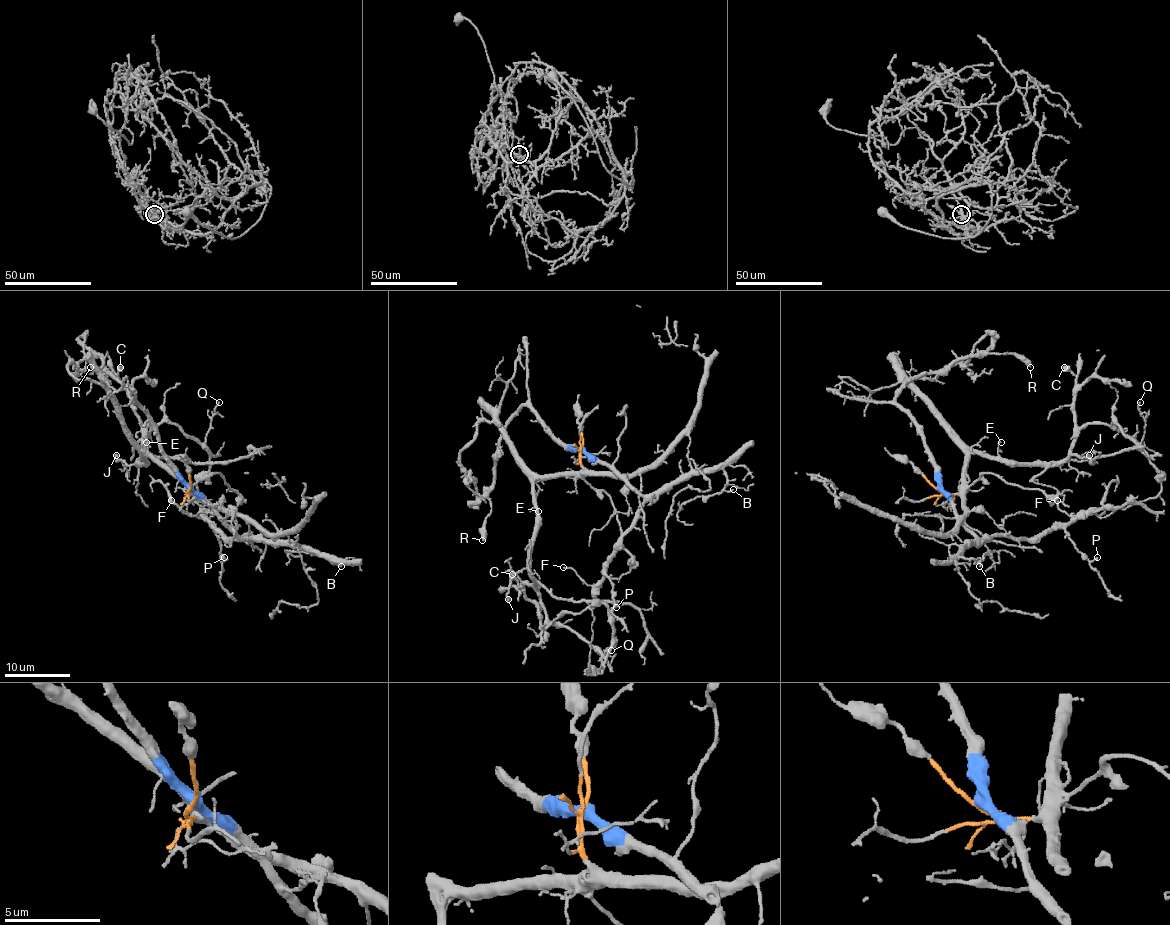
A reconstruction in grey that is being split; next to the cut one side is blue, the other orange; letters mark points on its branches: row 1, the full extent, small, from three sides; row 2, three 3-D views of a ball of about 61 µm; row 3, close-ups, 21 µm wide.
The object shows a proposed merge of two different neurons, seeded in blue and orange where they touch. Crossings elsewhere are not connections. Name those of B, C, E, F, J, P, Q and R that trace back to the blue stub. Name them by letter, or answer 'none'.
B, F, P, R

